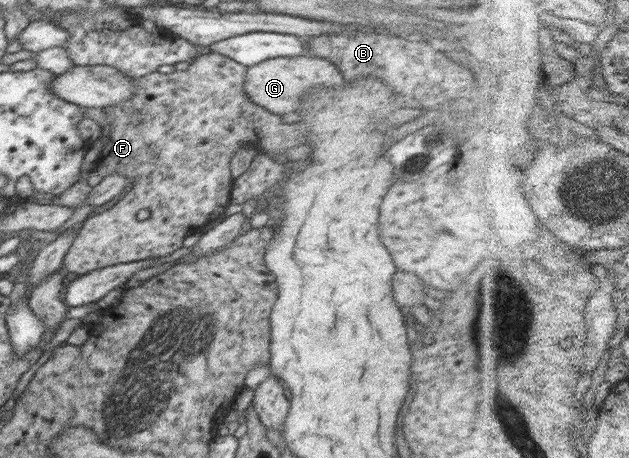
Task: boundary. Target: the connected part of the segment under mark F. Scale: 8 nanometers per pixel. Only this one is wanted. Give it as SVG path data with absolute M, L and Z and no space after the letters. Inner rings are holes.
M211 52L209 55L198 55L193 59L190 67L182 71L182 85L174 85L174 93L170 93L170 109L166 109L165 116L160 112L154 111L153 101L144 91L142 91L142 93L138 92L137 95L135 91L135 95L133 95L129 101L125 101L125 103L113 105L113 107L110 108L103 108L104 112L107 113L108 120L110 120L110 122L111 120L113 121L113 128L111 128L110 123L108 128L106 128L110 129L109 131L102 130L102 150L98 159L93 163L90 172L96 170L102 177L106 177L108 174L122 174L127 177L127 187L123 189L125 193L122 193L122 197L118 197L117 203L114 205L106 205L106 209L102 209L102 213L98 213L98 215L89 217L84 221L83 227L78 230L75 240L65 255L63 261L64 272L69 271L75 275L84 275L96 269L102 269L116 264L130 263L148 258L161 258L162 256L170 255L177 249L180 249L180 247L183 247L186 237L190 234L203 230L206 223L224 216L226 209L231 203L231 185L233 182L231 176L231 160L235 156L235 153L237 153L241 147L254 145L254 143L258 141L258 139L256 139L258 129L260 129L260 131L264 129L264 133L272 133L272 131L282 123L281 116L275 115L271 111L260 107L260 105L255 104L248 97L244 88L246 69L246 66L216 52ZM142 209L150 211L150 217L148 217L146 221L138 221L136 218L138 212Z

